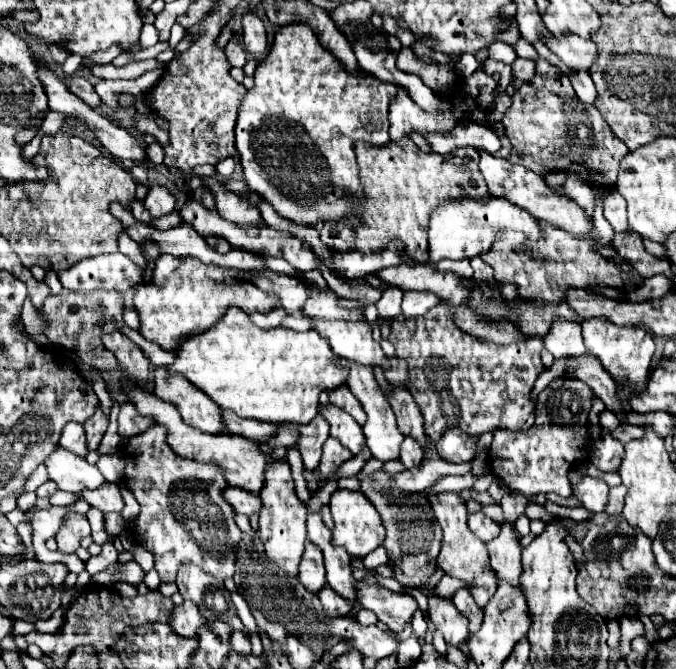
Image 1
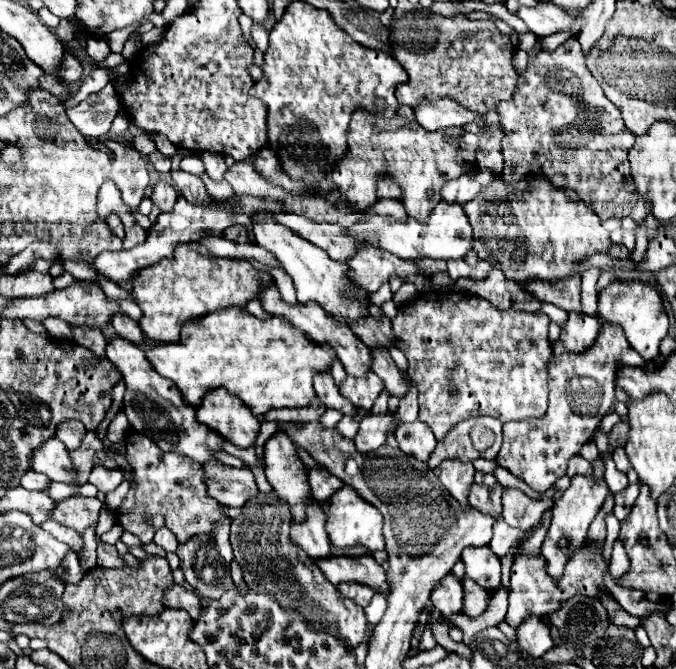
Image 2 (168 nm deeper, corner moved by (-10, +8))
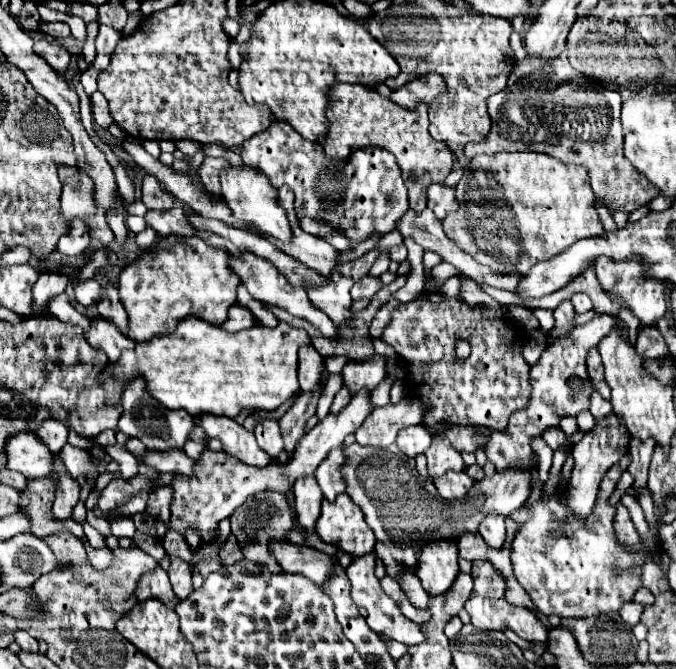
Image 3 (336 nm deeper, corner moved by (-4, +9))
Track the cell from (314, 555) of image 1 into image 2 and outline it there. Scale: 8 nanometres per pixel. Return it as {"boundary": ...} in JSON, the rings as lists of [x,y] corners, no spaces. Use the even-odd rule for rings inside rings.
{"boundary":[[[314,502],[308,508],[308,520],[304,524],[292,524],[292,528],[290,528],[292,542],[300,550],[304,550],[308,554],[308,558],[312,558],[312,560],[322,560],[322,558],[330,556],[332,544],[328,540],[324,524],[326,524],[326,514]]]}

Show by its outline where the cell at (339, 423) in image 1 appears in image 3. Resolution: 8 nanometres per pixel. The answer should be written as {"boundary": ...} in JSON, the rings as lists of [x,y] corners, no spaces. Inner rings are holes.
{"boundary":[[[304,347],[298,355],[298,379],[302,391],[314,391],[322,381],[324,359],[314,347]]]}

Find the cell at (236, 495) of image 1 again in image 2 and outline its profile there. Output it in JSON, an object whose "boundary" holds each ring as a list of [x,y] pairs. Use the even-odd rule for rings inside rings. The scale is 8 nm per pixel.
{"boundary":[[[206,462],[206,484],[208,496],[216,498],[226,506],[244,506],[250,498],[258,496],[258,484],[248,468],[232,468],[220,462]]]}

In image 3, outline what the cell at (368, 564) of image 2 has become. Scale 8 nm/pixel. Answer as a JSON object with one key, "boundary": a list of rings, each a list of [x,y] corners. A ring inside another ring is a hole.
{"boundary":[[[270,541],[270,553],[286,573],[302,573],[318,585],[322,585],[332,571],[330,555],[316,551],[308,545]]]}

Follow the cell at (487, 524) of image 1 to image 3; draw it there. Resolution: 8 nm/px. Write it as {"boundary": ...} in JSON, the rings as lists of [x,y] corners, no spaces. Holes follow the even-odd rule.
{"boundary":[[[448,471],[446,475],[432,479],[432,483],[436,485],[436,491],[438,491],[438,495],[442,495],[442,499],[452,501],[452,499],[462,499],[474,485],[474,479],[470,479],[464,471],[460,471],[460,473]]]}

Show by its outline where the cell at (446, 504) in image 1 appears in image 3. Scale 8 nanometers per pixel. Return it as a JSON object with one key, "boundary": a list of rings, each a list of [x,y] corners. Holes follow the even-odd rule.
{"boundary":[[[434,437],[434,443],[426,449],[424,455],[428,457],[428,475],[430,477],[440,477],[446,471],[462,471],[464,469],[462,455],[446,439]]]}

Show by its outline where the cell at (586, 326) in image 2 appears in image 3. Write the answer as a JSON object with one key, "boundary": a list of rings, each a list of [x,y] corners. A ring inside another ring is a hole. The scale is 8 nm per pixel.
{"boundary":[[[566,299],[562,301],[556,309],[554,309],[554,319],[556,319],[556,325],[554,325],[554,335],[560,335],[560,333],[568,333],[574,325],[572,325],[572,319],[574,319],[576,311],[574,311],[574,305]]]}

